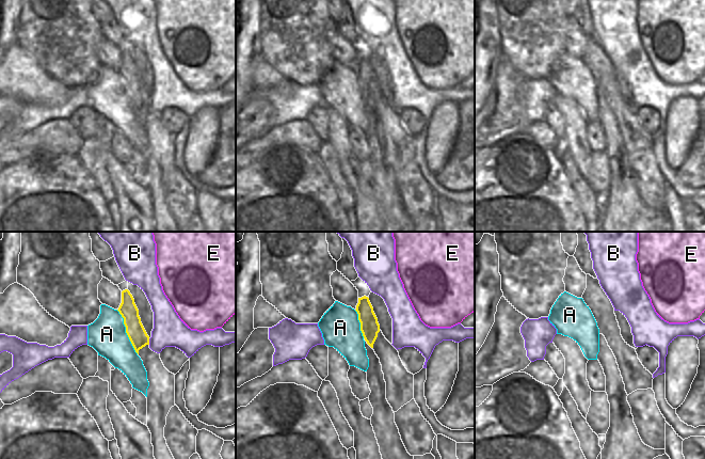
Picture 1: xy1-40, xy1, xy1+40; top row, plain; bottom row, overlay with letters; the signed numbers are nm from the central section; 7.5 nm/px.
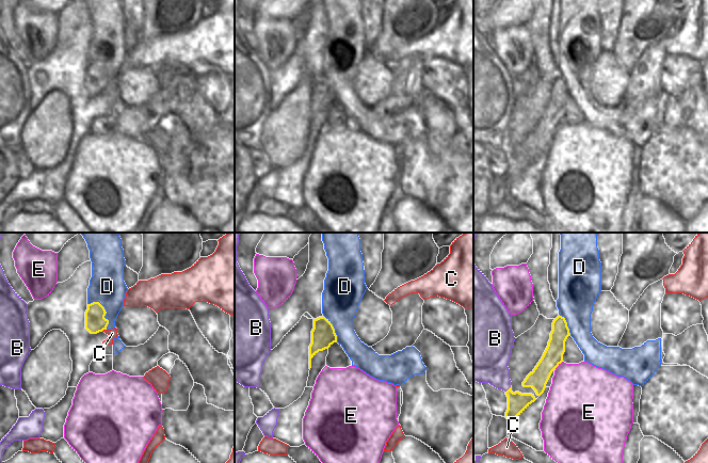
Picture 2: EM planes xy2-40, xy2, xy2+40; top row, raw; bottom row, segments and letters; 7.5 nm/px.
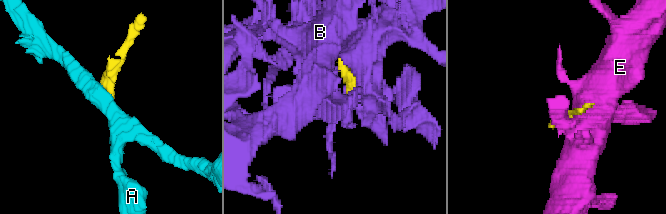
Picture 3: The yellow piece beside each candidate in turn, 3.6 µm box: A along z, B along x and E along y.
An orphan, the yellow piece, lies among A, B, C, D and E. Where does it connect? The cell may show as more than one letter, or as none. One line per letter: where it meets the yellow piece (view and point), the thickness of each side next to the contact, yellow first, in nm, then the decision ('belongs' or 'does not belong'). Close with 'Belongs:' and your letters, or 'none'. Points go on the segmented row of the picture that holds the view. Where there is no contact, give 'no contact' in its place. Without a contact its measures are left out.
A: contact xy1-40 (126, 332); calibres 140 and 280 nm; does not belong
B: contact xy1-40 (148, 342); calibres 140 and 240 nm; does not belong
C: contact xy2-40 (103, 329); calibres 160 and 70 nm; does not belong
D: contact xy2-40 (105, 310); calibres 160 and 260 nm; does not belong
E: contact xy2+40 (558, 365); calibres 150 and 420 nm; does not belong
Belongs: none

